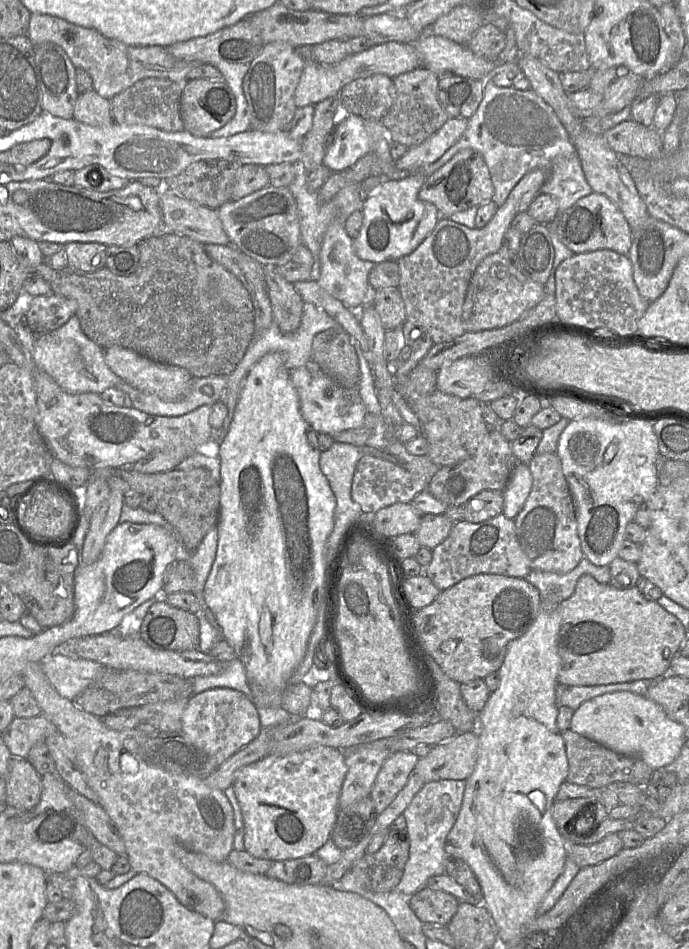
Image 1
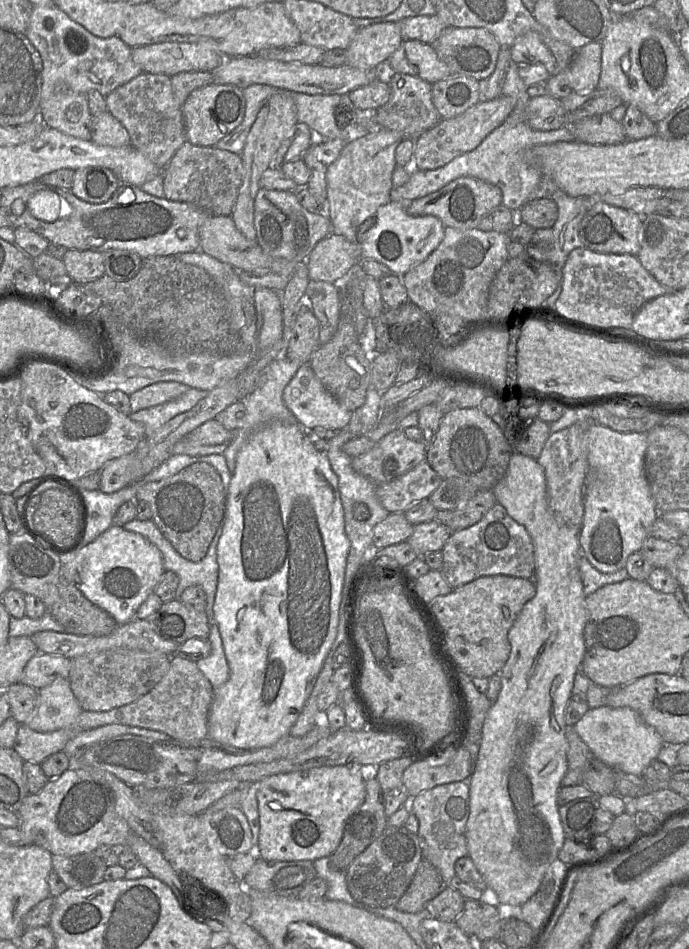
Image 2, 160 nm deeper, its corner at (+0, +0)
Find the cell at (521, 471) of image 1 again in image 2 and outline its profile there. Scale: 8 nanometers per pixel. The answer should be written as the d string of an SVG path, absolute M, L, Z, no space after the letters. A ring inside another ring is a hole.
M514 451L505 475L492 490L496 496L497 502L506 509L507 513L515 521L525 526L532 538L535 556L534 582L537 592L536 595L524 605L508 632L508 640L511 645L510 656L502 670L496 673L499 674L501 678L501 690L497 699L492 702L484 720L478 758L474 764L473 773L468 779L470 813L466 823L465 837L467 856L473 861L476 869L485 880L487 887L494 891L497 903L499 905L522 906L541 889L545 880L549 877L549 867L558 859L558 853L566 839L559 816L559 805L557 803L561 780L568 768L568 743L565 737L566 723L564 713L572 695L571 691L575 674L581 667L585 655L584 627L587 621L587 609L585 604L586 596L583 592L583 581L579 569L579 560L582 556L579 542L580 529L560 524L550 511L547 496L547 482L543 467L537 460Z

